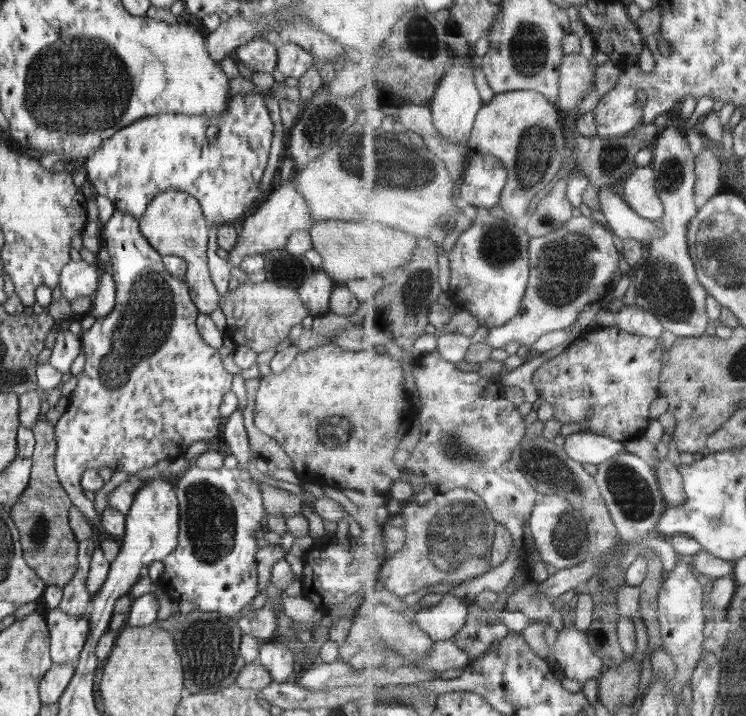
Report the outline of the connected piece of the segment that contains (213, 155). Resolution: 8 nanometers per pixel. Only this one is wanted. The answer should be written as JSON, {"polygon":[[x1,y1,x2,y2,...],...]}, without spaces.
{"polygon":[[257,90,246,95,236,94,231,96,226,109,216,117,160,113,126,125,88,156,82,176,88,178,96,195,110,198,115,210,126,212,134,218,143,216,154,196,174,188,194,196,200,202,200,208,210,225,231,224,236,218,250,214,263,198,258,190,268,164,273,132,274,122,266,107,263,92]]}

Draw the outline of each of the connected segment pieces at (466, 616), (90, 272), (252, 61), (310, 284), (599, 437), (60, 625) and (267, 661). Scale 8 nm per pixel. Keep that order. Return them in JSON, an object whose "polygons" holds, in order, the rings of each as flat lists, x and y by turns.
{"polygons":[[[449,591,439,605,422,608,416,620,434,641,454,640,470,621,470,603]],[[70,260,62,267,58,286,62,296,71,303,76,298,92,297,100,278,96,264]],[[253,38,247,44,240,46,233,58,240,60,252,72,272,72,277,67,277,50,267,39]],[[313,269,298,288,297,291,302,297,303,304,311,310,313,317,324,315,329,311,329,301,334,286,336,286,336,283,328,276,326,271]],[[590,430,579,431,567,437,565,449,572,458,596,465,604,464,627,451,624,441]],[[58,607,45,616,49,629,50,656,54,664,75,663,91,632,88,612,80,617,70,616]],[[262,642,257,660,270,671,272,680,276,682,293,680,298,676,296,654,283,642]]]}

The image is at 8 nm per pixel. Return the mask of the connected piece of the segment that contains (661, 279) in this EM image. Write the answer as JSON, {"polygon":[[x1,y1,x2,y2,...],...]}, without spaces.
{"polygon":[[682,127,667,128,660,135,650,166,656,170,660,195,666,203,666,216,661,219,666,236,652,240,648,244,646,258,636,266,631,265,630,278,635,284,636,305,658,315,665,328,678,337,708,335,713,330,714,319,709,313,709,299,713,292,700,280,698,264,690,250,690,223,700,214,700,206,696,202,697,155]]}

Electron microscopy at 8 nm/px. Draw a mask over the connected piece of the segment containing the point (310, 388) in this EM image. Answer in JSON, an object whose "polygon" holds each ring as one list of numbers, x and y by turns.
{"polygon":[[332,342,312,347,295,356,292,364,280,373,268,373,259,377,260,385,254,398,254,424,264,434,275,438,282,449,292,458,298,469,301,460,318,452,318,438,328,448,338,448,338,466,346,464,346,472,354,472,358,462,378,464,385,475,385,483,405,477,405,469,394,462,400,442,414,428,419,408,414,406,414,394,408,388,406,372,396,350,348,351]]}

